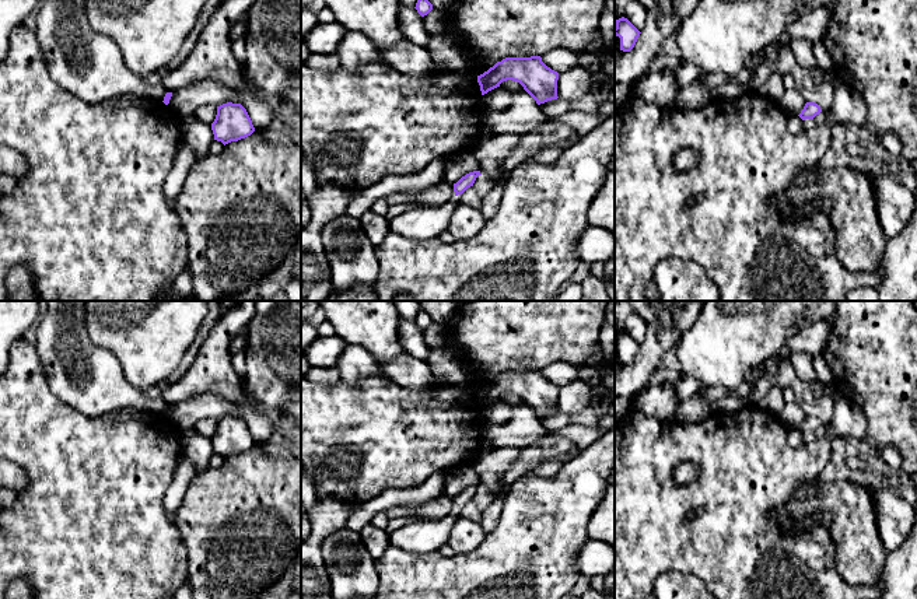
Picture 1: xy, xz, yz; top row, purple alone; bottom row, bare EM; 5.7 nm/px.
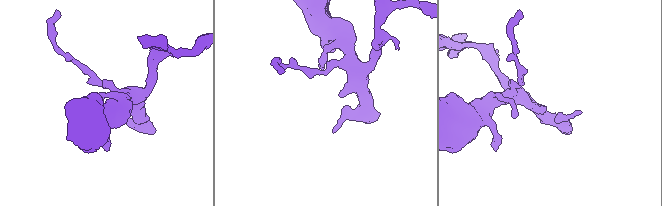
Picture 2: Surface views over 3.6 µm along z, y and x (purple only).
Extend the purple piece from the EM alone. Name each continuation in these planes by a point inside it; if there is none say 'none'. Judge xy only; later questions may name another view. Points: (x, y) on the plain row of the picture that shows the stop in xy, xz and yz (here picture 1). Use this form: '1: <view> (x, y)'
none

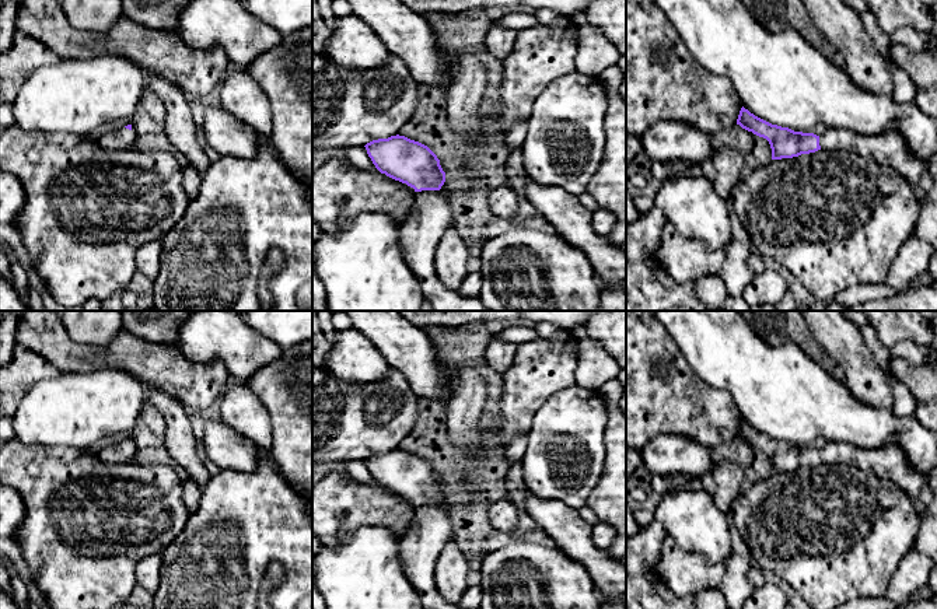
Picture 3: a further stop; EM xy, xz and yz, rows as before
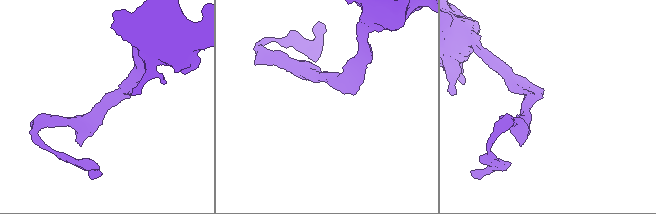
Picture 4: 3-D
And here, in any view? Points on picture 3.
1: xz (432, 531)

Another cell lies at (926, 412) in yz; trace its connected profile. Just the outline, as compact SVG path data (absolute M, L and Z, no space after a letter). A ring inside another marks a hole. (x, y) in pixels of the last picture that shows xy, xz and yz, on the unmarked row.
M937 402L919 403L915 416L923 427L937 431Z

